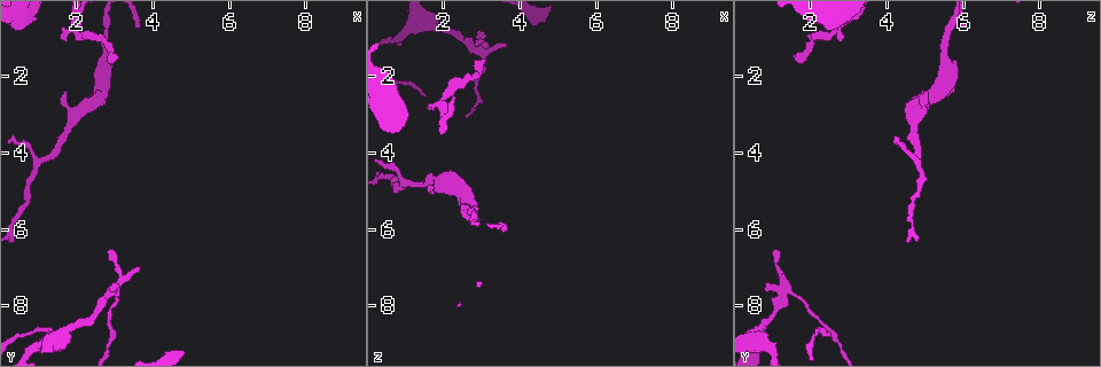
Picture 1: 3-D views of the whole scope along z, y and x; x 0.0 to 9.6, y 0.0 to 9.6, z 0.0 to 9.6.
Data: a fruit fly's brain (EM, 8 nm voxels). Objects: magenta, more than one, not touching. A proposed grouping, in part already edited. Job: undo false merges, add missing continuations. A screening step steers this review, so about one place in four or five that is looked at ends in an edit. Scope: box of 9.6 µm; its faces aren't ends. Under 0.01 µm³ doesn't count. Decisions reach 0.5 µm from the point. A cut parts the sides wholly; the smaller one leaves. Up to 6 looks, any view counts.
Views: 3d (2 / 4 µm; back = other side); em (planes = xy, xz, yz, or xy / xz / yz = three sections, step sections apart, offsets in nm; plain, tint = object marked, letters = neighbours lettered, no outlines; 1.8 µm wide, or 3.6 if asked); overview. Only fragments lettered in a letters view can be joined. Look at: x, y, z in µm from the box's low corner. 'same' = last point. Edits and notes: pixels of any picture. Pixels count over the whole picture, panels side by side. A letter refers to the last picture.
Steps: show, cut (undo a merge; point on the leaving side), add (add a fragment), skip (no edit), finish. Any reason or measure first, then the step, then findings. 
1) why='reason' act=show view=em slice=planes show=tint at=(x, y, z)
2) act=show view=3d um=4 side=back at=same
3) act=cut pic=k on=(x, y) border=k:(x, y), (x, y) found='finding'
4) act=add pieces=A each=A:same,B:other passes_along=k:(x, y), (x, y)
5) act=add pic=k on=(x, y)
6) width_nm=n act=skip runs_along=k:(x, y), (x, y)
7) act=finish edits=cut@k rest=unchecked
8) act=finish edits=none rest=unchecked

why='branch stops here' act=show view=em slice=planes show=letters at=(1.65, 2.40, 4.95)

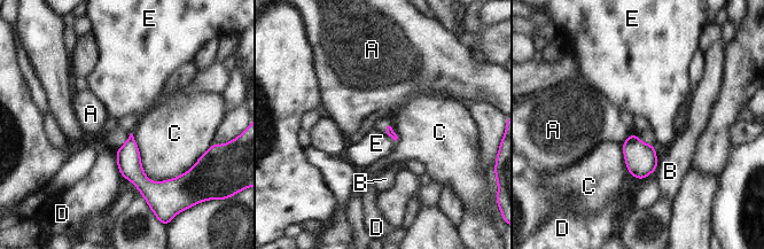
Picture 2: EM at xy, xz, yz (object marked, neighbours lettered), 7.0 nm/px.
act=skip each=A:other,B:other,C:other,D:other,E:other border=2:(386, 126), (386, 132), (395, 141) found='no lettered fragment goes on from it'

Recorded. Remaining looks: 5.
why='tapers out' act=show view=em slice=planes show=letters at=(3.65, 7.00, 1.25)

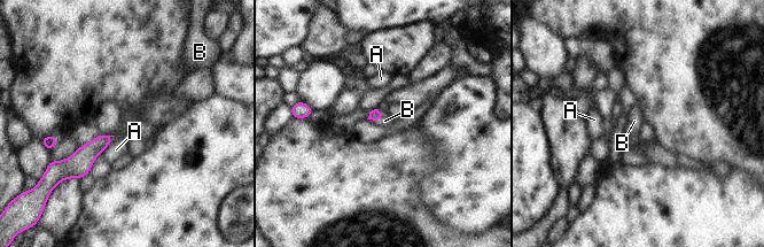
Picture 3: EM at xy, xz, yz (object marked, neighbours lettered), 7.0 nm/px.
act=add pieces=B each=A:other,B:same passes_along=3:(374, 115), (376, 118), (384, 121) found='it goes on there'

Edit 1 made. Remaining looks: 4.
why='free end' act=show view=em slice=xy step=4 show=tint at=(1.70, 1.05, 2.80)

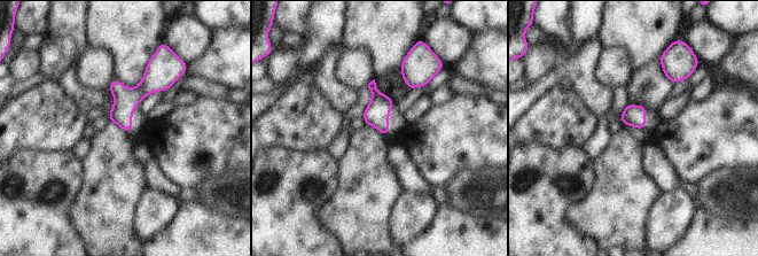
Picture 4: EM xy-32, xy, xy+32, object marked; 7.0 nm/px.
act=show view=em slice=planes show=letters at=same

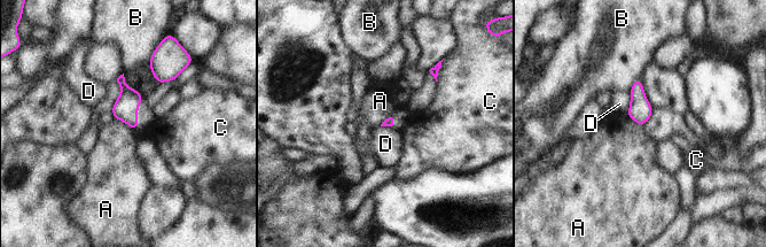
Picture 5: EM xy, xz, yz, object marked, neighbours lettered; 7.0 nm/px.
act=skip each=A:other,B:other,C:other,D:other border=5:(115, 117), (126, 123), (134, 131) found='no lettered fragment goes on from it'

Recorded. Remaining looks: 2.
act=finish edits=add@3 rest=unchecked

